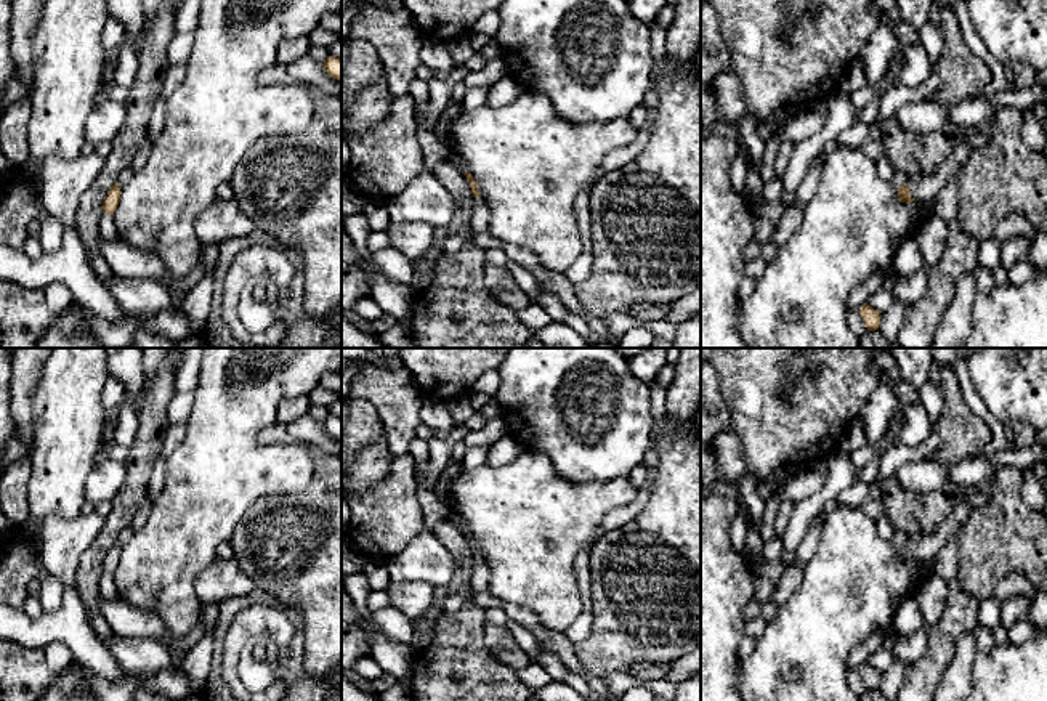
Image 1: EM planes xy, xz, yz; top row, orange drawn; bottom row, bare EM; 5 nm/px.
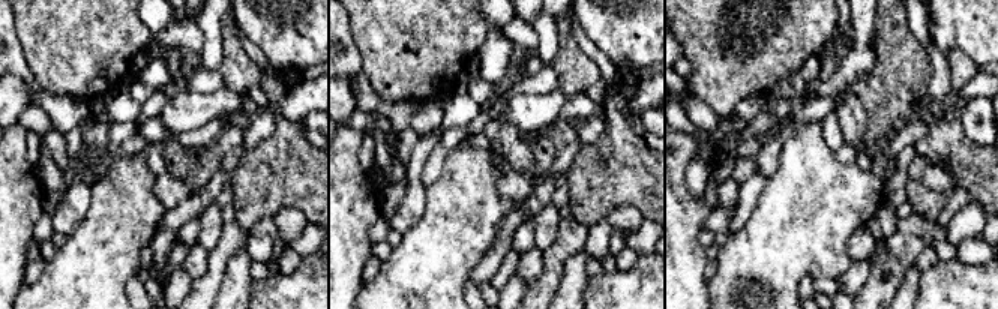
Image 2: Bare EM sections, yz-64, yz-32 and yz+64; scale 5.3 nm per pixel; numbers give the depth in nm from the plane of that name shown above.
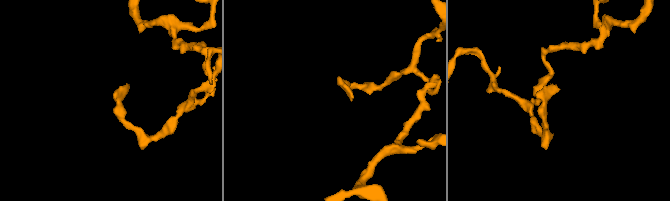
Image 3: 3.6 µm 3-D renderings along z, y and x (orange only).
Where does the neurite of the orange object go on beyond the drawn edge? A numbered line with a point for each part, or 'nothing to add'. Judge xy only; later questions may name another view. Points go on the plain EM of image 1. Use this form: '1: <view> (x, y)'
nothing to add

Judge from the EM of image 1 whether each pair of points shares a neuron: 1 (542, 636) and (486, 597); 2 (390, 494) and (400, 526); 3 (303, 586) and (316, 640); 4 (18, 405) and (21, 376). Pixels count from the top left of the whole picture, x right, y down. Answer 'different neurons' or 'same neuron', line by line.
1: same neuron
2: same neuron
3: same neuron
4: same neuron

